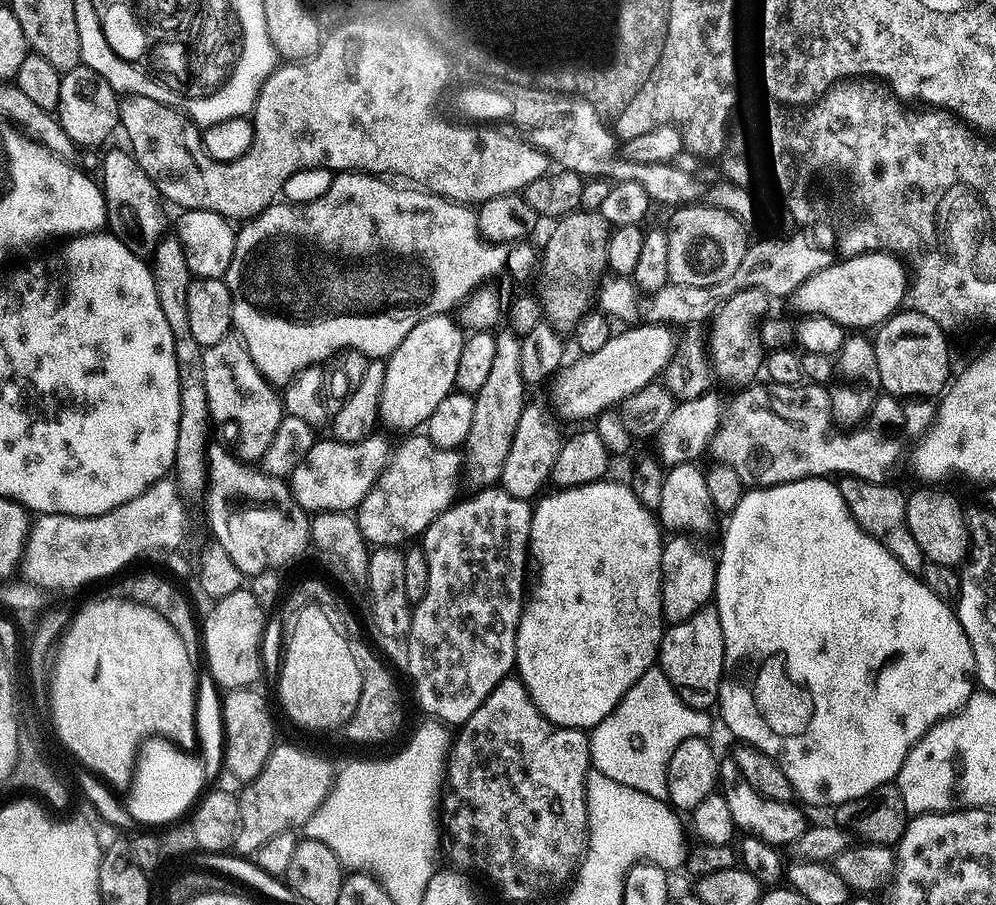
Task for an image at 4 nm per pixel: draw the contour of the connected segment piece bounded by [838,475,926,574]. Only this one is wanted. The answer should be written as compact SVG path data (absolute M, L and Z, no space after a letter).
M841 475L838 483L842 498L846 502L850 514L858 522L858 526L862 526L862 530L866 530L866 534L870 534L878 542L885 544L890 550L890 554L894 554L894 558L898 558L898 562L902 562L902 566L906 566L906 570L917 574L923 573L926 563L924 551L922 546L918 546L906 520L908 496L900 493L892 482L879 484L869 480L860 480L856 476Z

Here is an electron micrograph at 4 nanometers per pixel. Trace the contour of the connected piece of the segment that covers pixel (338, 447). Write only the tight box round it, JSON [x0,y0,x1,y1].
[290,434,390,514]

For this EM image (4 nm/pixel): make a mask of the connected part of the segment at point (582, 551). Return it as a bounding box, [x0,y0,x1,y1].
[516,479,666,730]

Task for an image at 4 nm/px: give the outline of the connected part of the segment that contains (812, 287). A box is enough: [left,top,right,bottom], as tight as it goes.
[790,252,909,330]

